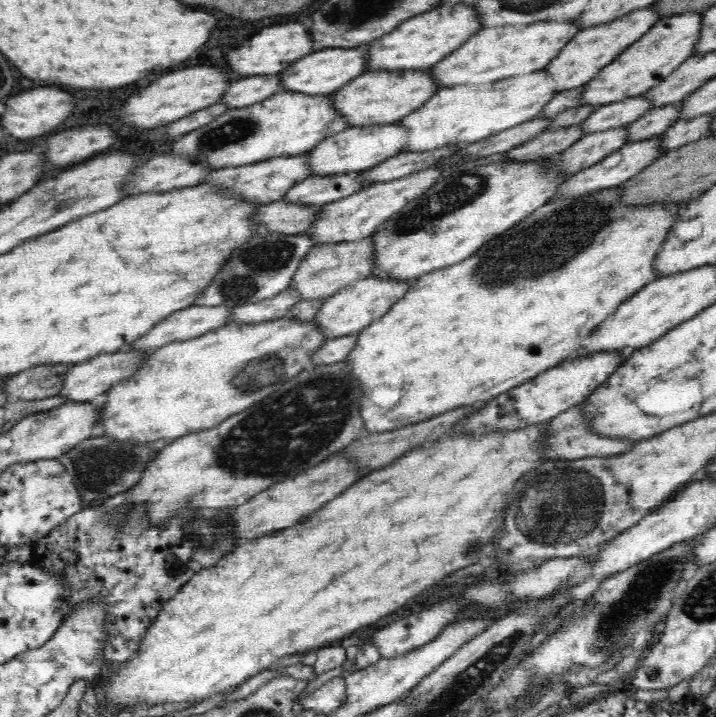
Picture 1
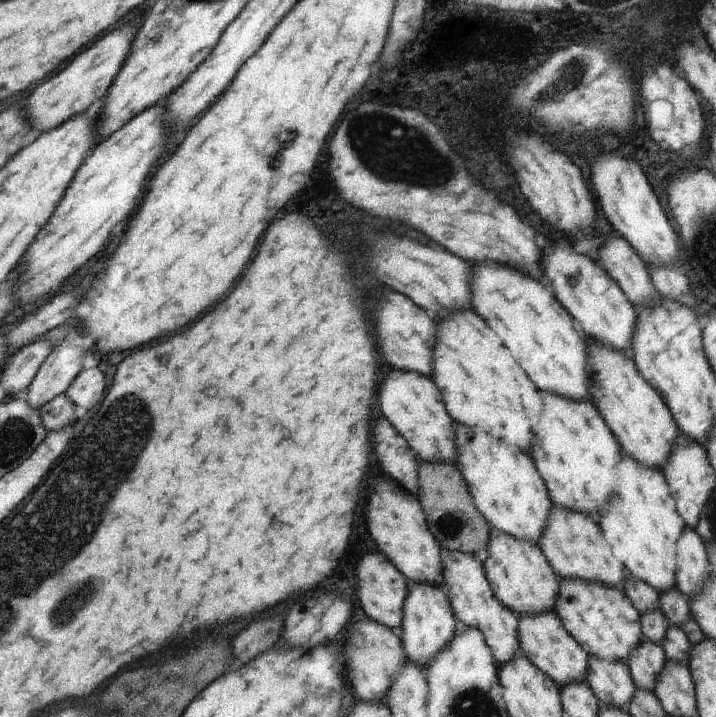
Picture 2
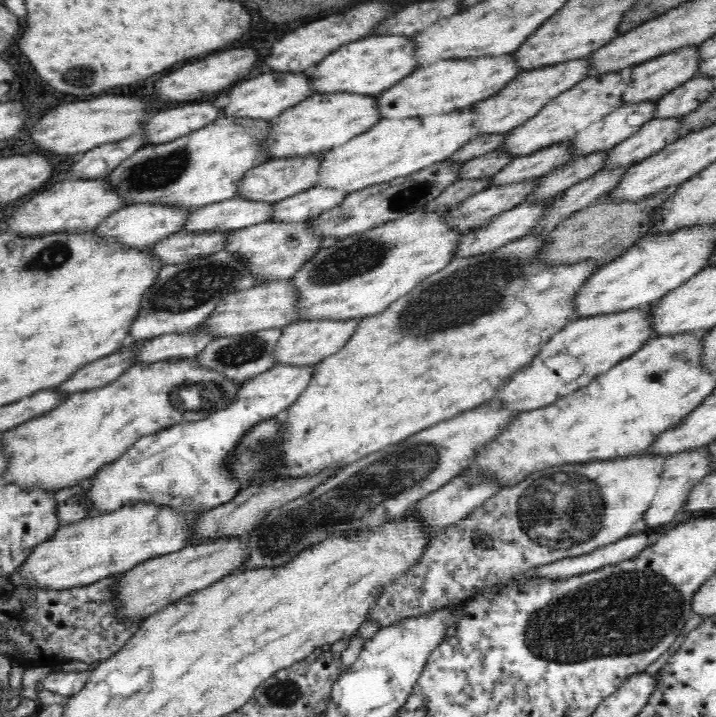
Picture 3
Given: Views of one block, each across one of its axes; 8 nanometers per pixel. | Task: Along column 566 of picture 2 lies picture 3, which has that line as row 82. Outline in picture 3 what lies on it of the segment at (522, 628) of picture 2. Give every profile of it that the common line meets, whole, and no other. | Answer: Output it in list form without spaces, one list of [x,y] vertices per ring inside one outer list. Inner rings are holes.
[[[700,45],[688,46],[633,67],[622,104],[659,101],[667,92],[690,80],[698,70],[700,48]]]

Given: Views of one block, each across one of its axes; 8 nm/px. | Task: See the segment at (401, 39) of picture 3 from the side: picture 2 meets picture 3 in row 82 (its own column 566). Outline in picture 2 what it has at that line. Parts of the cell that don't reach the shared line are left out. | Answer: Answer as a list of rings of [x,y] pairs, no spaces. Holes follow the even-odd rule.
[[[486,262],[486,264],[474,264],[478,266],[478,278],[474,278],[474,300],[476,300],[476,310],[482,314],[498,334],[502,334],[502,340],[514,354],[518,354],[518,362],[526,366],[526,374],[538,382],[538,386],[546,392],[575,398],[576,400],[590,401],[589,396],[589,376],[587,352],[585,351],[586,340],[584,334],[578,326],[574,326],[576,321],[570,318],[570,313],[556,300],[540,282],[532,280],[530,276],[524,276],[522,272],[514,270],[512,266],[502,266],[496,262]]]

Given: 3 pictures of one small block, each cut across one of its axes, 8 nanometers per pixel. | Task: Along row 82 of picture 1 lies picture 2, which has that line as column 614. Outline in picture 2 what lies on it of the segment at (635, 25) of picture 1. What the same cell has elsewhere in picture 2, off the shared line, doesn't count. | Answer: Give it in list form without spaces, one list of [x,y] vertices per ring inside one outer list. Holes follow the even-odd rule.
[[[552,502],[552,514],[550,514],[548,528],[537,545],[541,547],[541,551],[552,564],[553,570],[562,579],[601,582],[603,585],[616,587],[624,592],[623,586],[626,582],[627,570],[614,556],[596,519],[587,514],[561,507]]]

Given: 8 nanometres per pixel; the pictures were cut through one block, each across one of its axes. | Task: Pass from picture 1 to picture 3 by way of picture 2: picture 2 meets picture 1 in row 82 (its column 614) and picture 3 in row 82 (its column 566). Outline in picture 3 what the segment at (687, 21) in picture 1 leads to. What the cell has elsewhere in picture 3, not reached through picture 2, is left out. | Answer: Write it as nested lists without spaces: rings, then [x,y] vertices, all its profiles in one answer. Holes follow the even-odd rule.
[[[633,67],[624,71],[604,75],[587,75],[566,92],[550,100],[536,116],[530,117],[525,124],[519,125],[503,137],[498,149],[512,153],[514,158],[532,154],[541,148],[546,148],[555,142],[574,139],[578,132],[585,130],[593,122],[602,120],[608,113],[622,106],[622,96],[630,86],[630,72]]]

